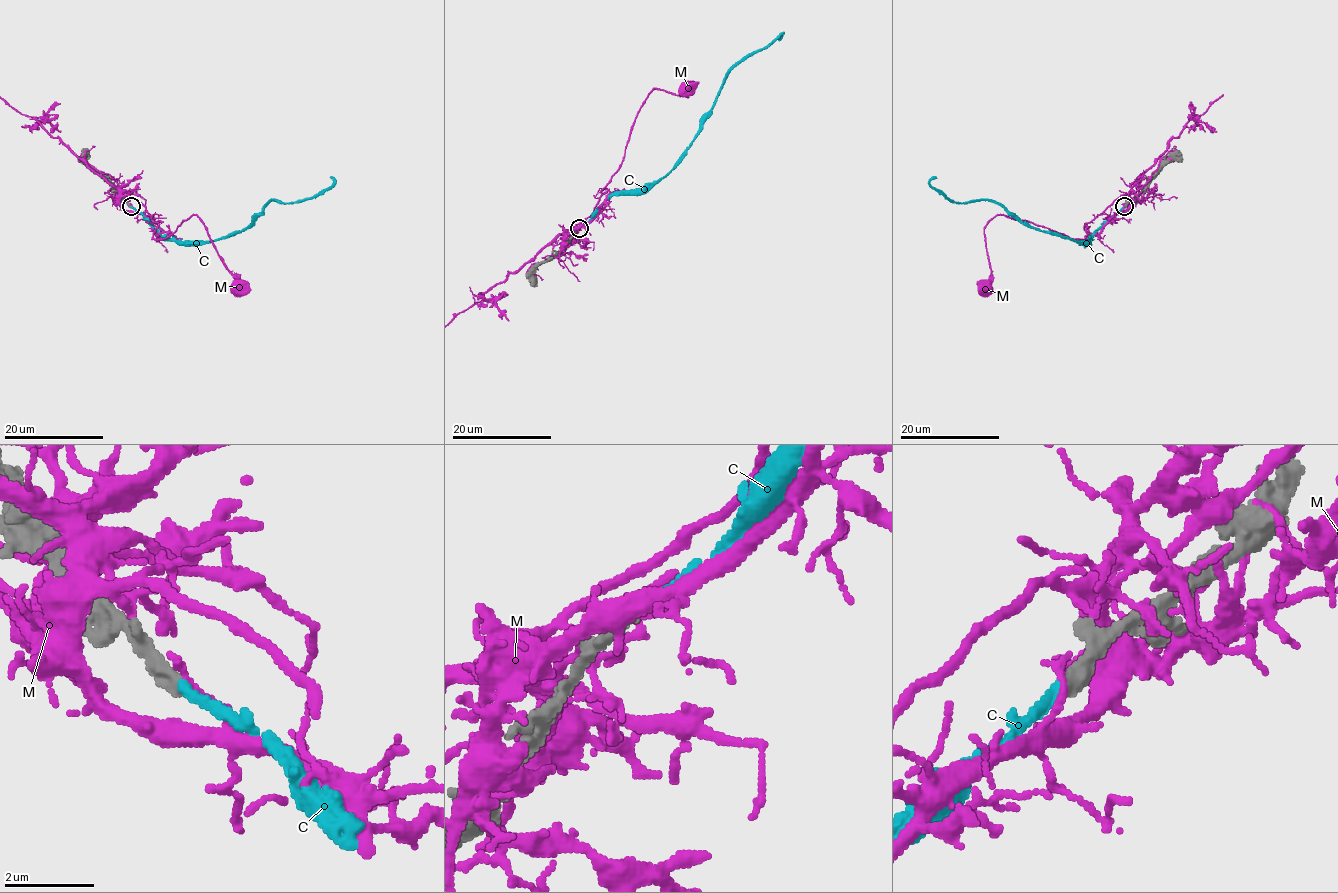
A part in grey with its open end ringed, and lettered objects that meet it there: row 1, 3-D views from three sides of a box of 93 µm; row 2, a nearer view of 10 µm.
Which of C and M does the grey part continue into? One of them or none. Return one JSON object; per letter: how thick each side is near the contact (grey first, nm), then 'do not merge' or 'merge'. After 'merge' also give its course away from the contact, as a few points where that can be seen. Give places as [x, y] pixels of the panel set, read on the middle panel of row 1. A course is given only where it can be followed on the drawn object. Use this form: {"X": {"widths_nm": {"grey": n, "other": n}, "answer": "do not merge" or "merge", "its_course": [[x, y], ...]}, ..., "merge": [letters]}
{"C": {"widths_nm": {"grey": 360, "other": 240}, "answer": "merge"}, "M": {"widths_nm": {"grey": 360, "other": 190}, "answer": "do not merge"}, "merge": ["C"]}

